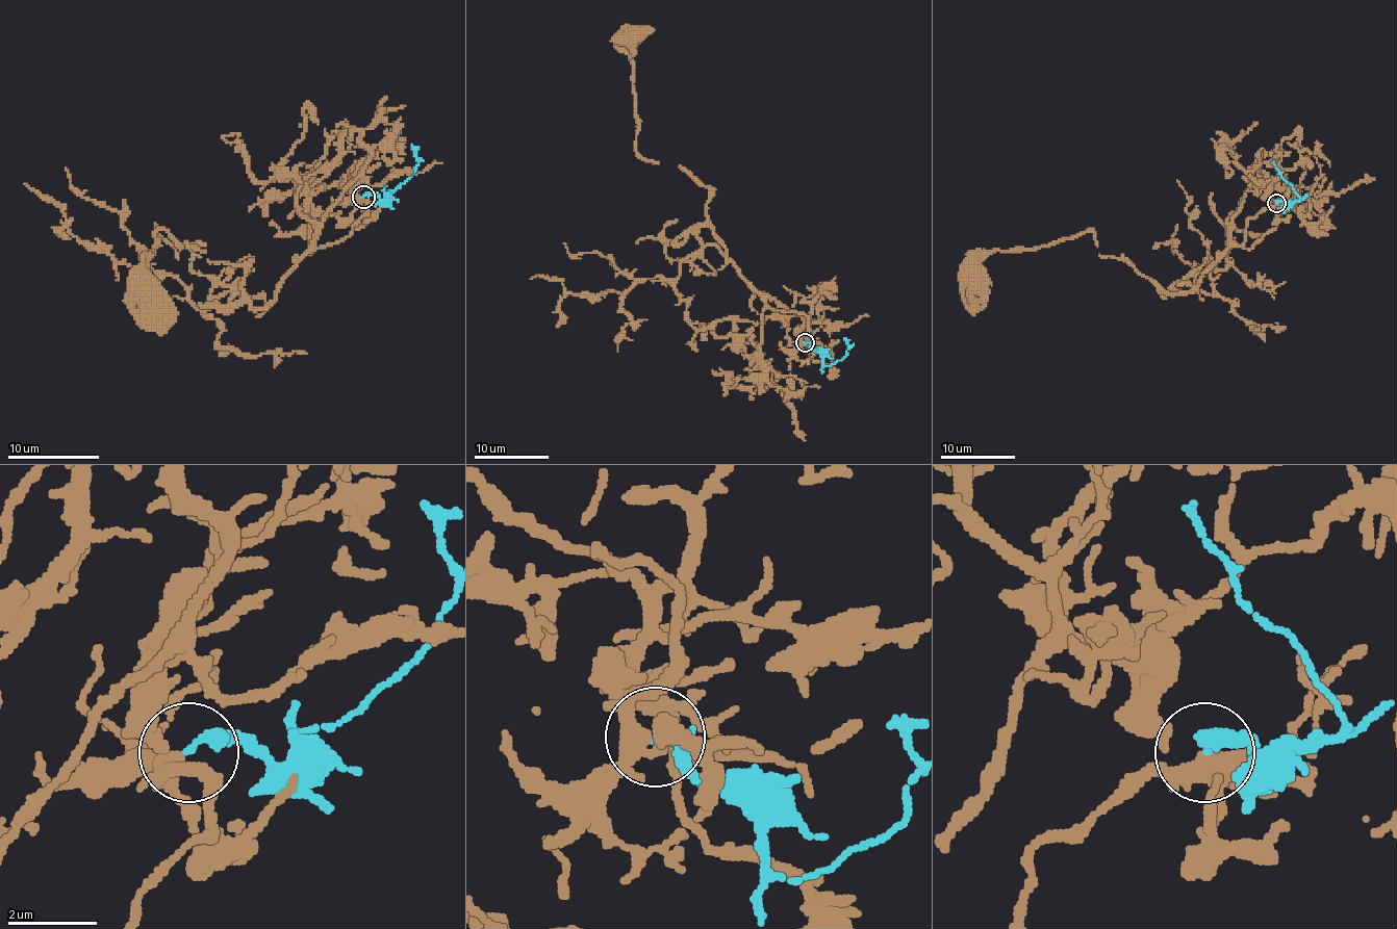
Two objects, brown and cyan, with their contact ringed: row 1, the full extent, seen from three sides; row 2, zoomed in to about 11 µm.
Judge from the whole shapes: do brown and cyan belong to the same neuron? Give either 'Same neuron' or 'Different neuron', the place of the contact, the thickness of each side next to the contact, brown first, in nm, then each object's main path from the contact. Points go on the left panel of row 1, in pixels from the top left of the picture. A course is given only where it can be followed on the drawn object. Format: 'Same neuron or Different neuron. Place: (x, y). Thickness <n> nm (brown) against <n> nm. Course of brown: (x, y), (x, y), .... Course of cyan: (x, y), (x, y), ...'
Same neuron. Place: (363, 197). Thickness 340 nm (brown) against 280 nm. Course of brown: (361, 197), (348, 236), (313, 248), (262, 307), (242, 266), (157, 232), (152, 316), (169, 328). Course of cyan: (363, 197), (375, 195), (382, 200), (396, 190), (418, 162), (411, 145)

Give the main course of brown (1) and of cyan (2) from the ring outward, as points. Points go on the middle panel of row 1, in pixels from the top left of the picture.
1: (804, 341), (807, 317), (771, 308), (727, 256), (708, 221), (707, 187), (638, 154), (630, 46), (648, 35)
2: (805, 341), (820, 355), (823, 364), (831, 366), (849, 347), (844, 340)

